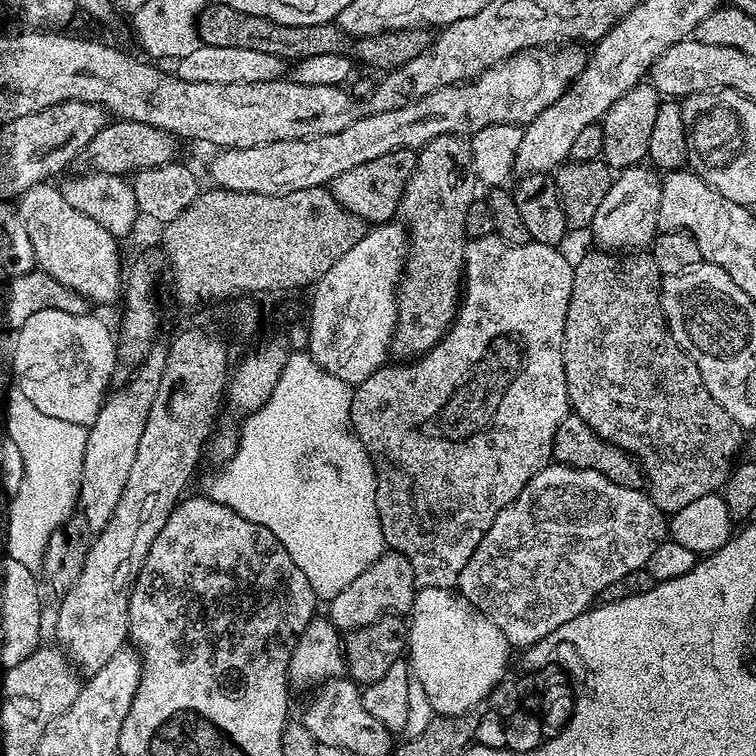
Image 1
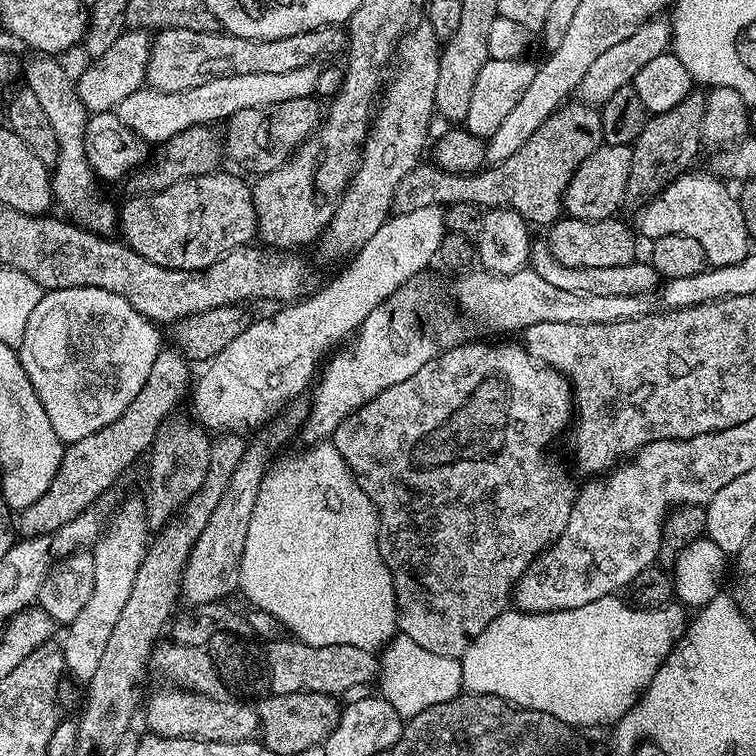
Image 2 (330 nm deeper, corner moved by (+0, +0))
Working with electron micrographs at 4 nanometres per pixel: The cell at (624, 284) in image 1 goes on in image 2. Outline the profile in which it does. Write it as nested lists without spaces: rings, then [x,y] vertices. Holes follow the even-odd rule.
[[[693,90],[674,110],[666,110],[649,115],[642,134],[636,143],[631,145],[632,165],[628,179],[627,195],[639,202],[647,202],[660,195],[669,180],[689,171],[696,160],[696,155],[702,149],[700,127],[706,114],[705,93]]]

